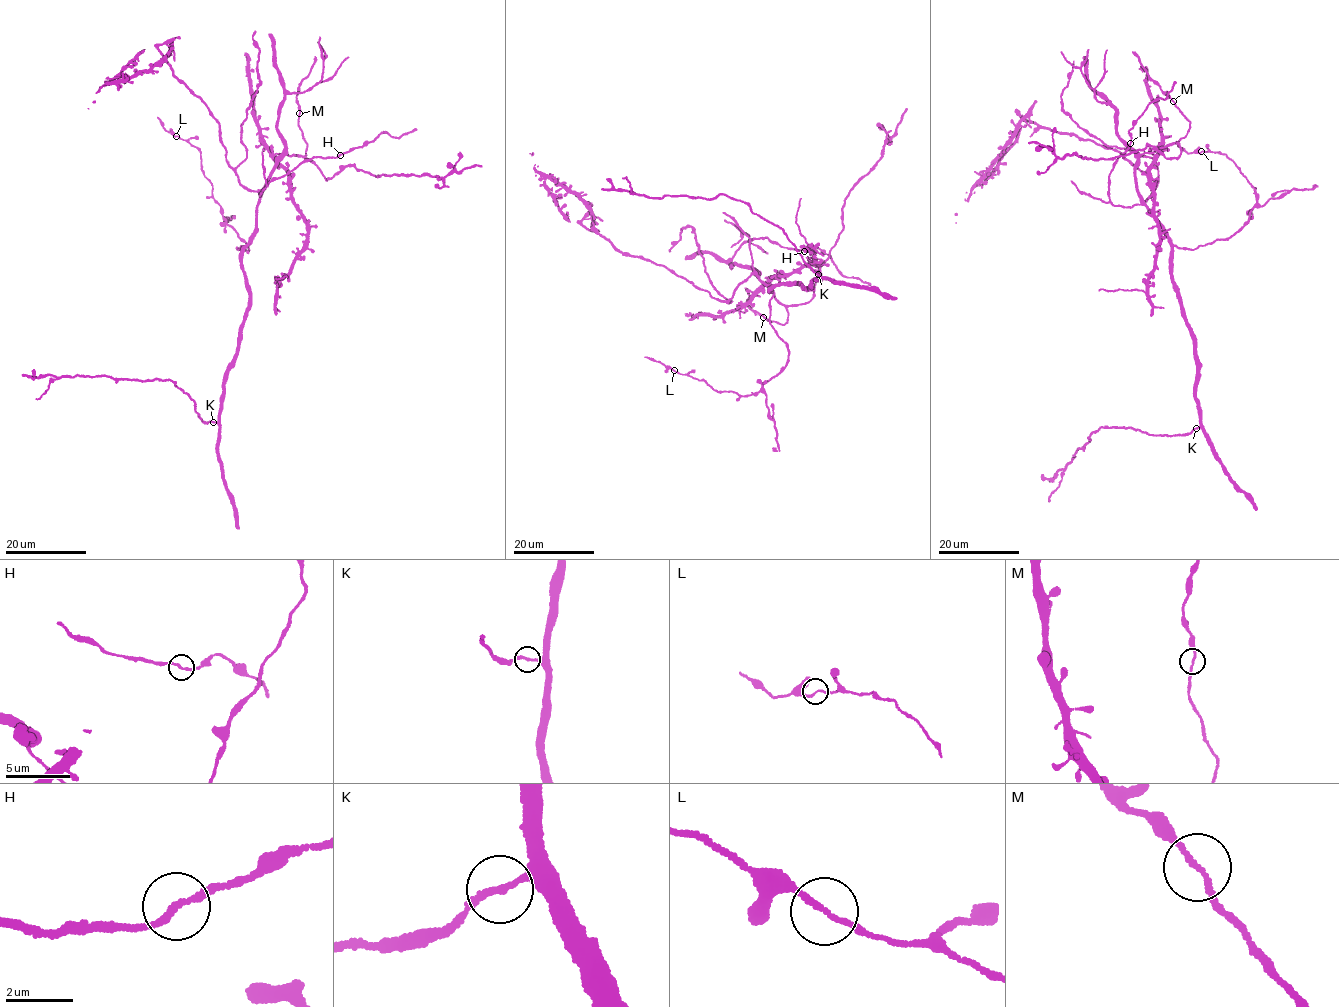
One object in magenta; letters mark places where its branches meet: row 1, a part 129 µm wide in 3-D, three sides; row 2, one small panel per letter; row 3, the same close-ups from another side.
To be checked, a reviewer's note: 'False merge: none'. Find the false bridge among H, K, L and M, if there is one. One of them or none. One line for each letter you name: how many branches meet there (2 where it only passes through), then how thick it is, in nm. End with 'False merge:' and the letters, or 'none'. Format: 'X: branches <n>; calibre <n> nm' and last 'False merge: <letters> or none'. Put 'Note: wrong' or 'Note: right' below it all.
False merge: none
Note: right

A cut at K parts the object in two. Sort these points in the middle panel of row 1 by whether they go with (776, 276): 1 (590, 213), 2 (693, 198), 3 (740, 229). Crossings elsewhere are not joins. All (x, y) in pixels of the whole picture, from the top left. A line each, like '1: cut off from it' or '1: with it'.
1: with it
2: cut off from it
3: with it

